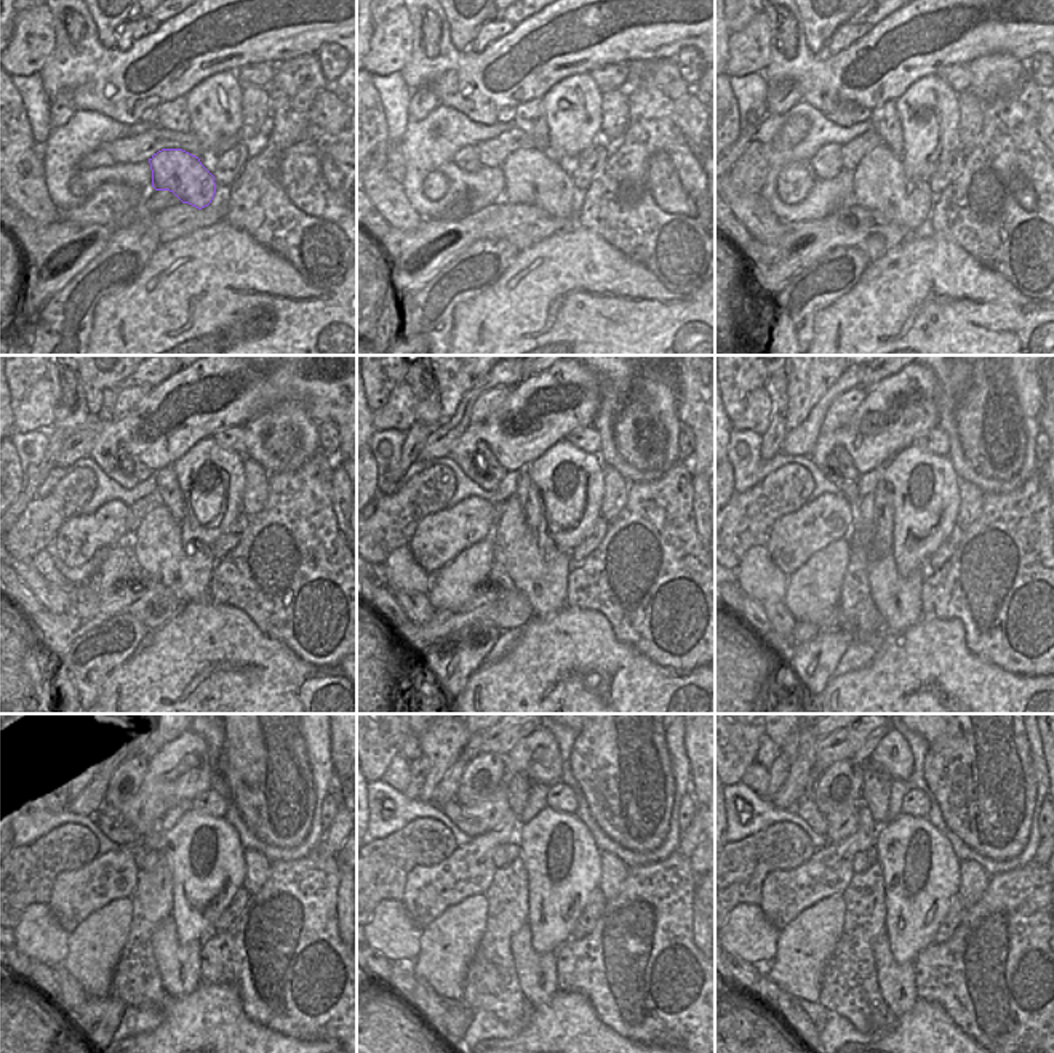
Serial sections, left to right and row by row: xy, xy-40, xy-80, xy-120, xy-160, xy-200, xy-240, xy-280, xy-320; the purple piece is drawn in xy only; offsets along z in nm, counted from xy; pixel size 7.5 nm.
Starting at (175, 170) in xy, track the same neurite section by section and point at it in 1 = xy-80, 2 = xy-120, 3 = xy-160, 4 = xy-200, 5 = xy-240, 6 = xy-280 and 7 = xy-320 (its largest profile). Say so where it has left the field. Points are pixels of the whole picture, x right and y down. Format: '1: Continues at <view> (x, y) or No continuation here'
1: Continues at xy-80 (880, 183)
2: Continues at xy-120 (186, 568)
3: Continues at xy-160 (541, 573)
4: Continues at xy-200 (898, 599)
5: Continues at xy-240 (179, 965)
6: Continues at xy-280 (536, 972)
7: Continues at xy-320 (896, 981).

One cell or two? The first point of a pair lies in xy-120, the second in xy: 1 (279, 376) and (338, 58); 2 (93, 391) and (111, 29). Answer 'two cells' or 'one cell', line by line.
1: two cells
2: one cell

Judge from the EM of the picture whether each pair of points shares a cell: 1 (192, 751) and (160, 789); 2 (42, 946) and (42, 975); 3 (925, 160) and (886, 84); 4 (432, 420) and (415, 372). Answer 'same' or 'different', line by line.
1: same
2: different
3: different
4: same

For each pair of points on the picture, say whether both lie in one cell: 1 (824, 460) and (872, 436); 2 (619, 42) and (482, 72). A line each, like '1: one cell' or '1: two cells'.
1: one cell
2: one cell

